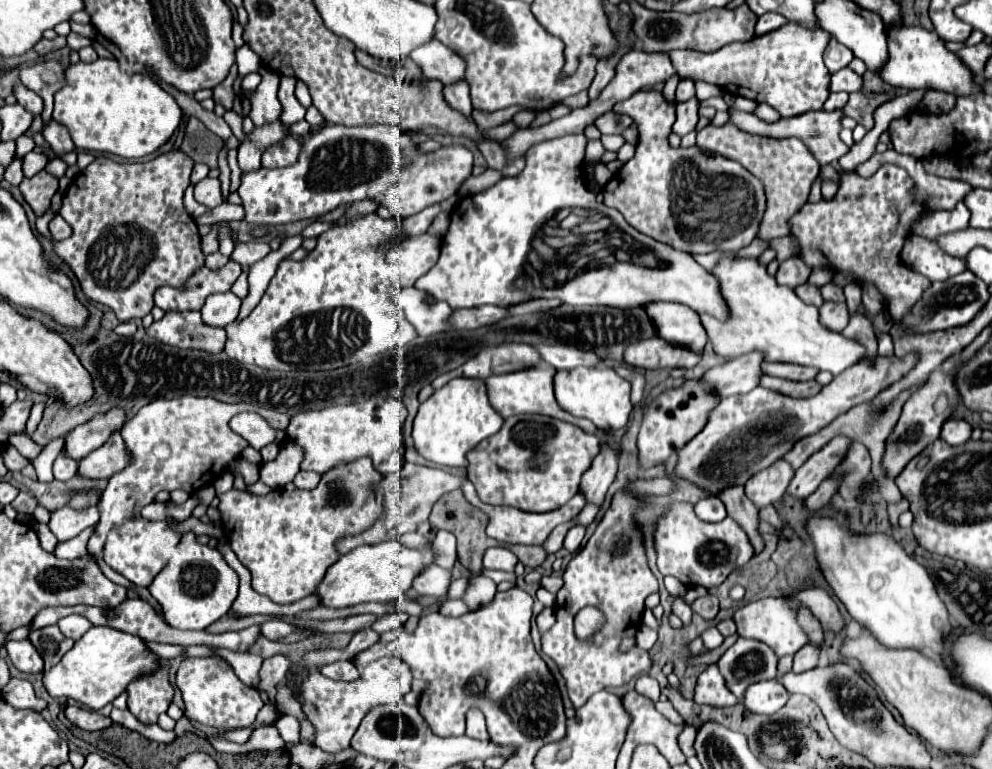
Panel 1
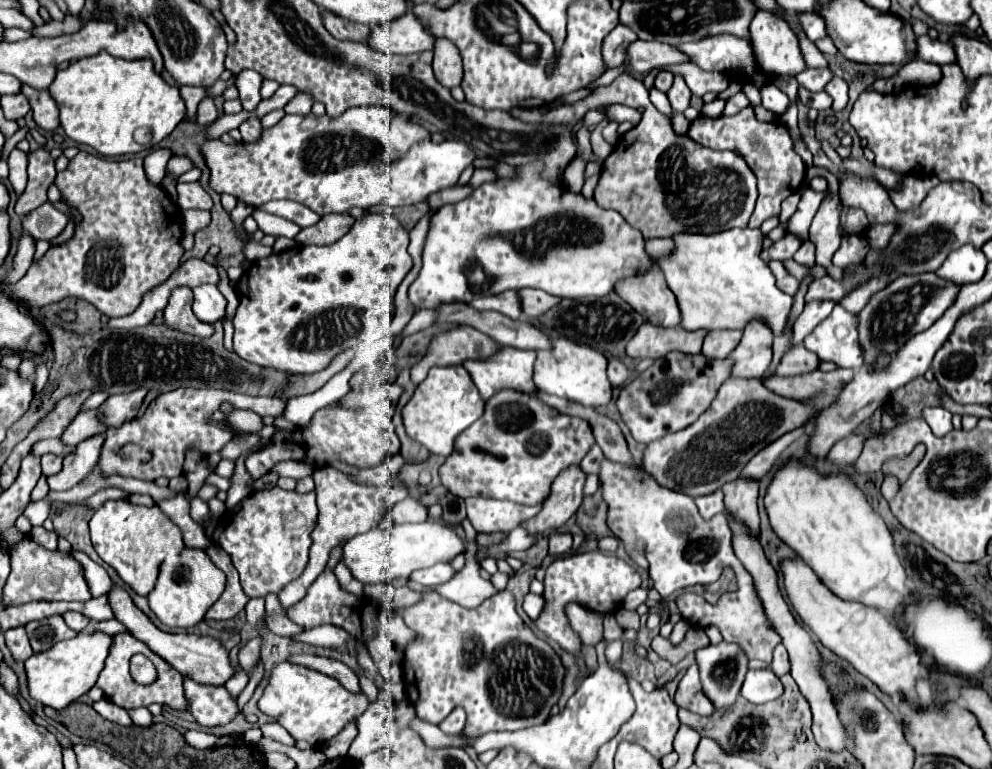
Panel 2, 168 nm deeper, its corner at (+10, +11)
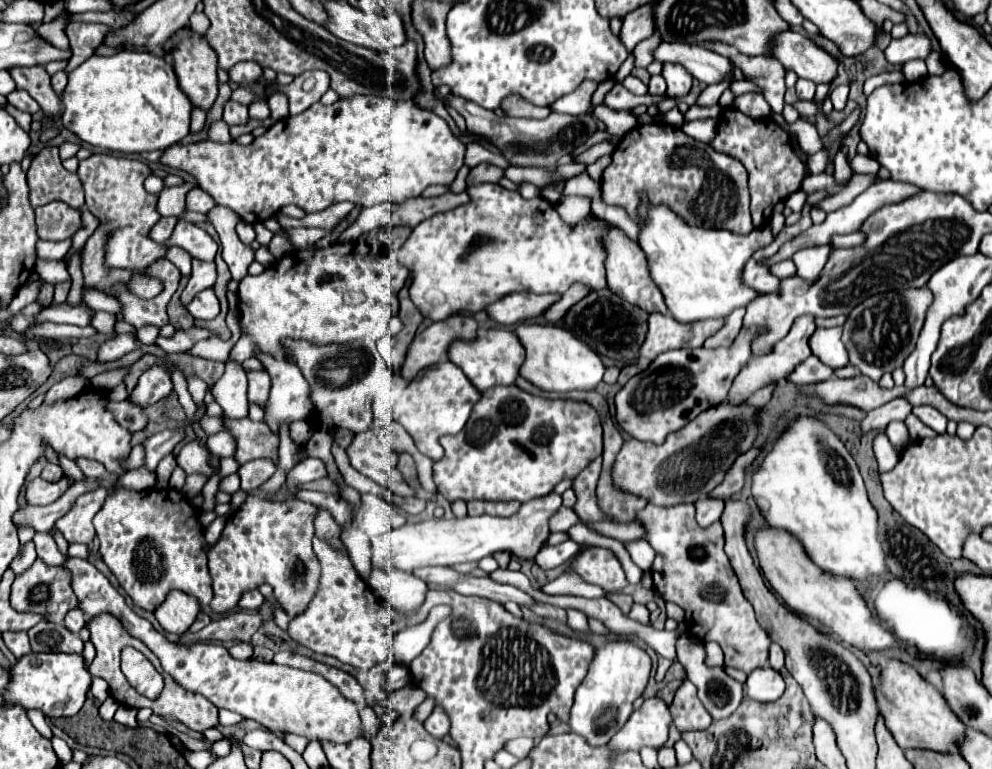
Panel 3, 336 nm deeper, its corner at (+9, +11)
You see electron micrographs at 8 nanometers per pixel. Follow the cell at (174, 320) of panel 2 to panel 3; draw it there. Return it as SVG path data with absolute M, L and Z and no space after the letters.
M193 261L193 271L189 277L189 283L181 295L183 305L187 305L199 291L213 287L217 279L217 267L215 263L205 263L205 261Z

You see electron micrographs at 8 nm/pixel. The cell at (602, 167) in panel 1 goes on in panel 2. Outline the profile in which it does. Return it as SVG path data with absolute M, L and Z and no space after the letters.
M604 119L600 125L596 125L596 128L591 132L590 141L592 144L592 152L594 155L605 160L613 151L613 147L600 135L600 129L608 123L610 119Z

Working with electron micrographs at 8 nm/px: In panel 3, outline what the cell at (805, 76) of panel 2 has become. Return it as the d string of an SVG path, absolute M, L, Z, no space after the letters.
M799 79L797 85L795 85L795 91L797 91L797 97L799 99L811 101L813 95L815 95L815 83L809 83L807 79Z

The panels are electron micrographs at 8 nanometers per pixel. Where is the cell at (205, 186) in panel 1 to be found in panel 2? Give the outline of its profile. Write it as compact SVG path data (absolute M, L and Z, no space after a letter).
M200 181L178 183L176 189L178 189L178 207L182 211L186 211L186 209L210 209L212 207L212 199L204 191Z

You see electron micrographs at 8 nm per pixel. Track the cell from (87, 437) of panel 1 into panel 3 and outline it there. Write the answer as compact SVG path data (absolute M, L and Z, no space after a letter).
M155 365L139 377L135 391L129 395L129 401L139 407L147 407L167 397L171 391L173 391L173 381L171 381L169 371L161 365L159 367Z

